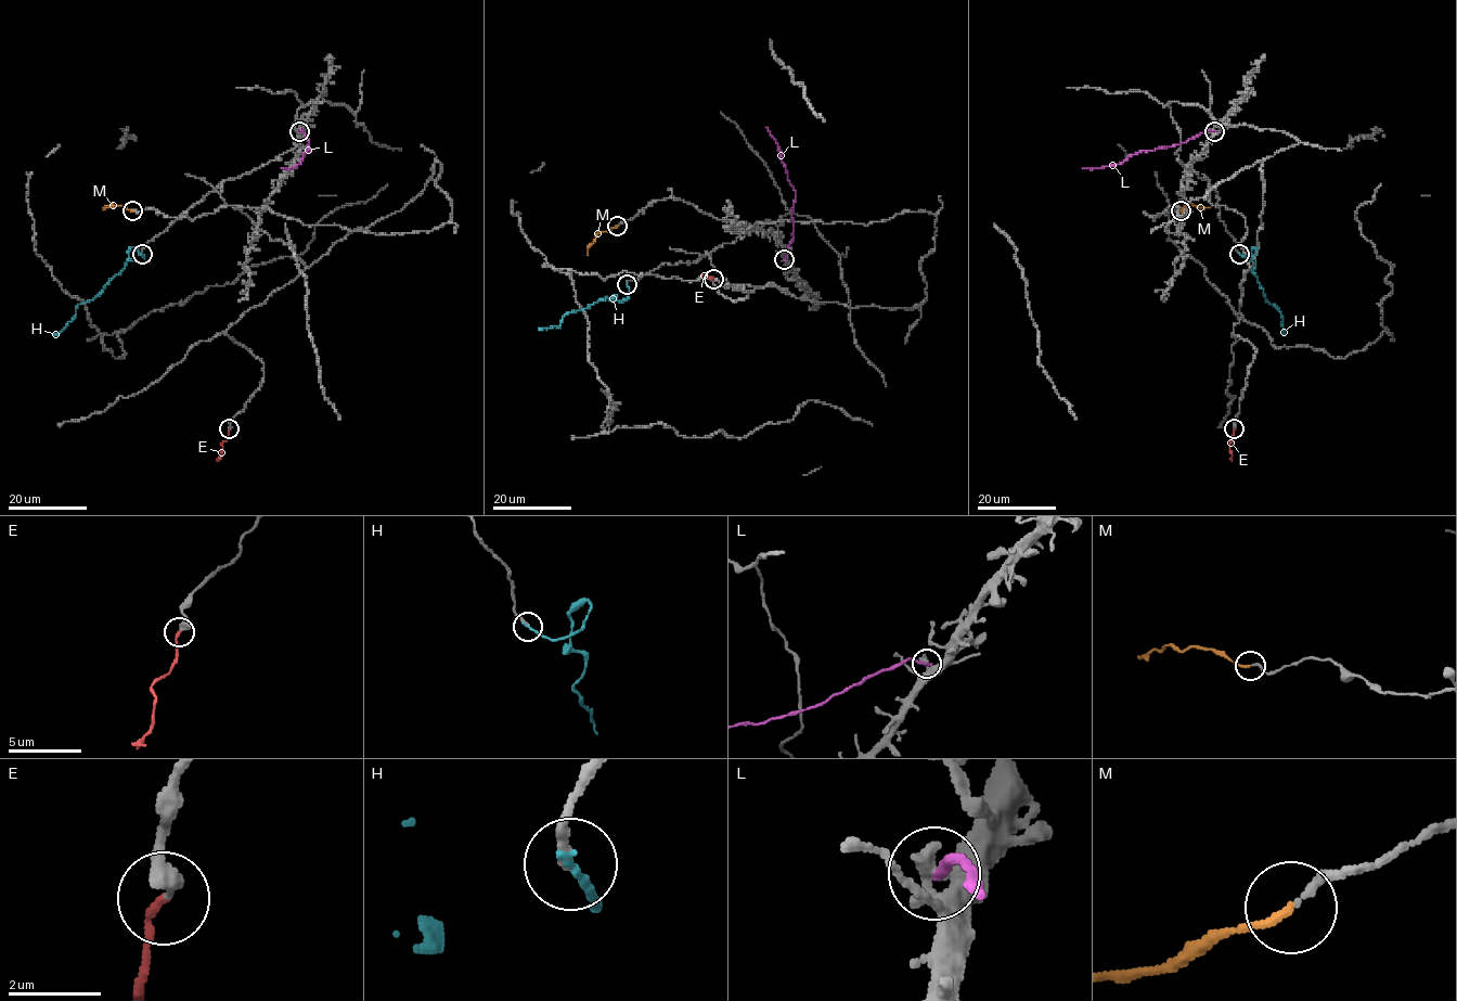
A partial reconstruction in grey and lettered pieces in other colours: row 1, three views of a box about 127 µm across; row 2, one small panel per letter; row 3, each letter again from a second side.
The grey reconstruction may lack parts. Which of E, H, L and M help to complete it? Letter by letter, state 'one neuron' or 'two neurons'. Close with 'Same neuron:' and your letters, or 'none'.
E: two neurons
H: one neuron
L: two neurons
M: one neuron
Same neuron: H, M

